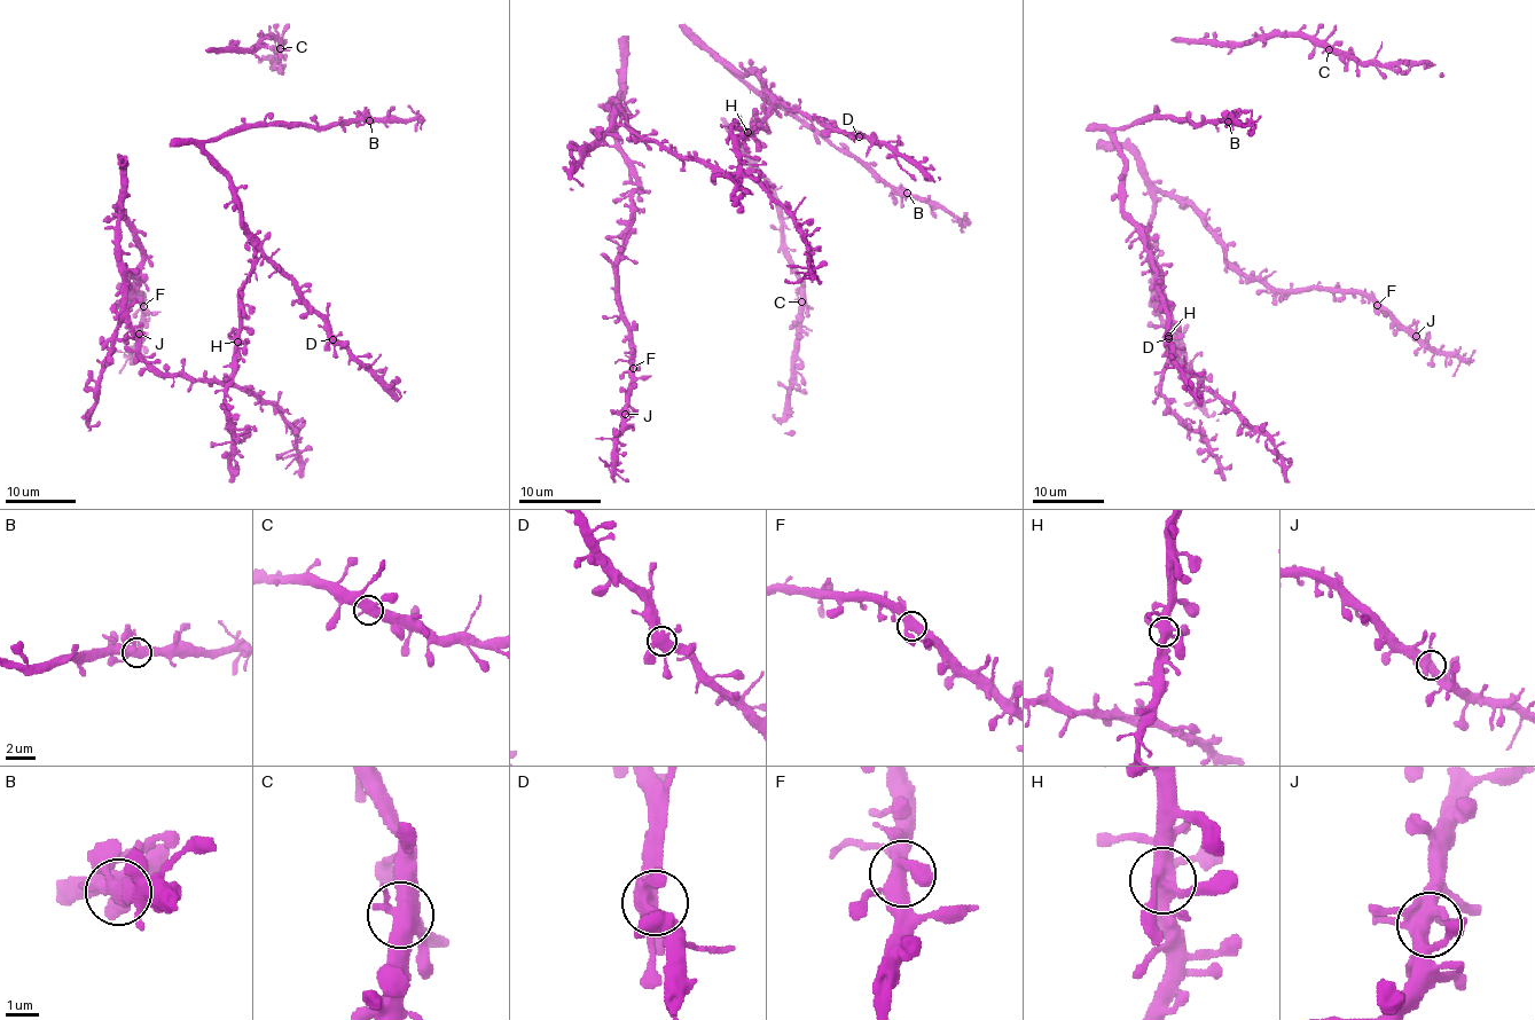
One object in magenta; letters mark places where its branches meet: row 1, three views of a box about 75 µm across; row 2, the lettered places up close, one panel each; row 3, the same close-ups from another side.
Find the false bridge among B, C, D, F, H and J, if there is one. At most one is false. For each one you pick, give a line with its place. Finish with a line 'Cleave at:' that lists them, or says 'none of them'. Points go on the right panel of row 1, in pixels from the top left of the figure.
Cleave at: none of them

